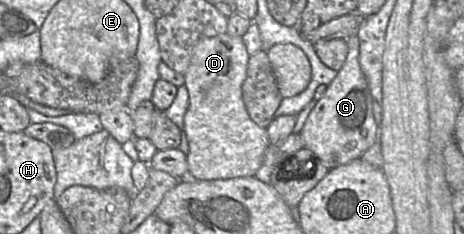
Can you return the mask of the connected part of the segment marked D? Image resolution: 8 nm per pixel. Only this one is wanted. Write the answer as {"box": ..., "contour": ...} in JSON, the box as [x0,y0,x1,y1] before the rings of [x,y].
{"box":[184,33,270,181],"contour":[[[228,33],[202,38],[193,48],[189,67],[184,74],[184,85],[189,93],[184,131],[189,145],[186,156],[191,179],[209,181],[255,176],[263,163],[265,152],[270,146],[268,134],[266,129],[252,121],[242,97],[249,56],[242,37],[232,37]]]}

